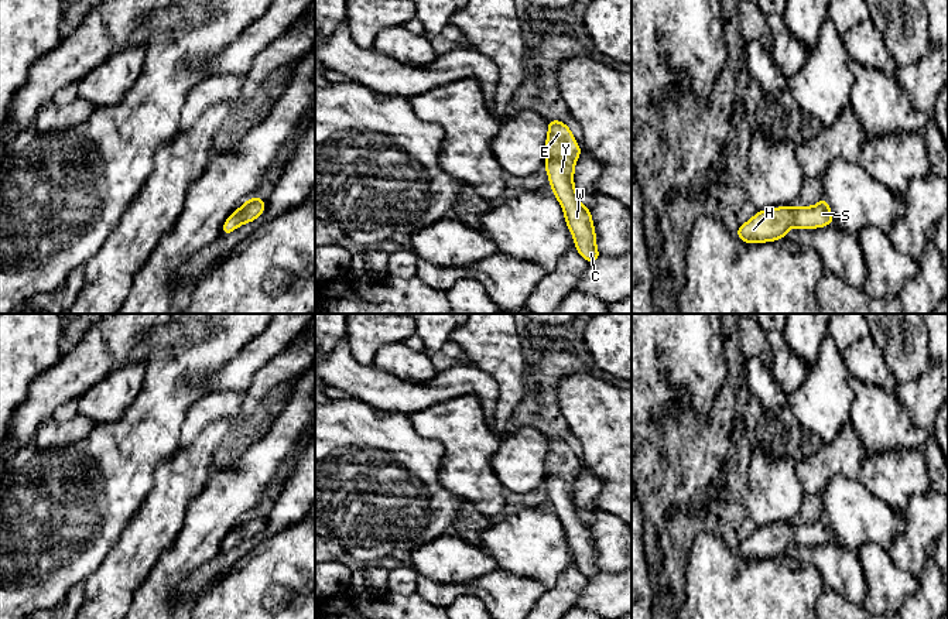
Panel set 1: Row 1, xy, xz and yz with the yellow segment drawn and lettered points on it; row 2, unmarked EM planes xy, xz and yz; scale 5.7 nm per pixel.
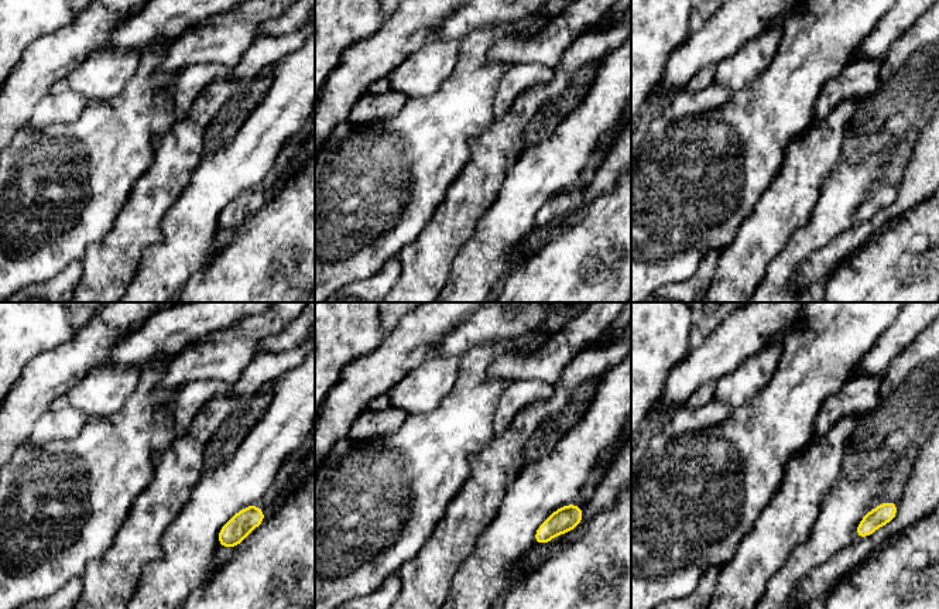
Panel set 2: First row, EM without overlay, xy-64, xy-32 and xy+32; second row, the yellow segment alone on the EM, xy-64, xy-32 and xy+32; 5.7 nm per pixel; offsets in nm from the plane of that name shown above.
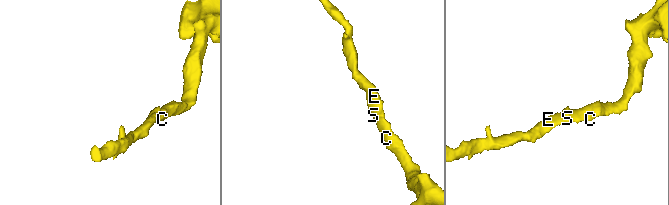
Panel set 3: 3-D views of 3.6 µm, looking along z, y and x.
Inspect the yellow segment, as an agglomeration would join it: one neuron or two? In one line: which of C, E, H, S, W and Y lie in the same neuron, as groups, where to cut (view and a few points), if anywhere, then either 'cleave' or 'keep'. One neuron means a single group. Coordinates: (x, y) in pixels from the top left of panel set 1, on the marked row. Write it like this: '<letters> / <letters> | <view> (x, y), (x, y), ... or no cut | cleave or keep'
C E H S W Y | no cut | keep

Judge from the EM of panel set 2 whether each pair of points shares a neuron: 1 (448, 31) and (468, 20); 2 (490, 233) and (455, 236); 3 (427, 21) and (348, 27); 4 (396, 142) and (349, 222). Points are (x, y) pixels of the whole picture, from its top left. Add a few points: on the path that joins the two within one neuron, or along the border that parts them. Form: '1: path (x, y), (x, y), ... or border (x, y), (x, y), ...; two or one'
1: path (452, 30), (463, 21); one
2: border (490, 207), (453, 262); two
3: border (387, 19), (372, 34), (353, 43); two
4: path (396, 161), (357, 202); one

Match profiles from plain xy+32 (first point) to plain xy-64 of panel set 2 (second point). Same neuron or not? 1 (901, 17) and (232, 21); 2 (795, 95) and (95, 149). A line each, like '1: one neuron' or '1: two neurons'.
1: one neuron
2: one neuron

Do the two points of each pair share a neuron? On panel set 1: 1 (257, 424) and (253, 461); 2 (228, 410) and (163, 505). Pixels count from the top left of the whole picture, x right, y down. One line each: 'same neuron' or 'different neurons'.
1: different neurons
2: different neurons

